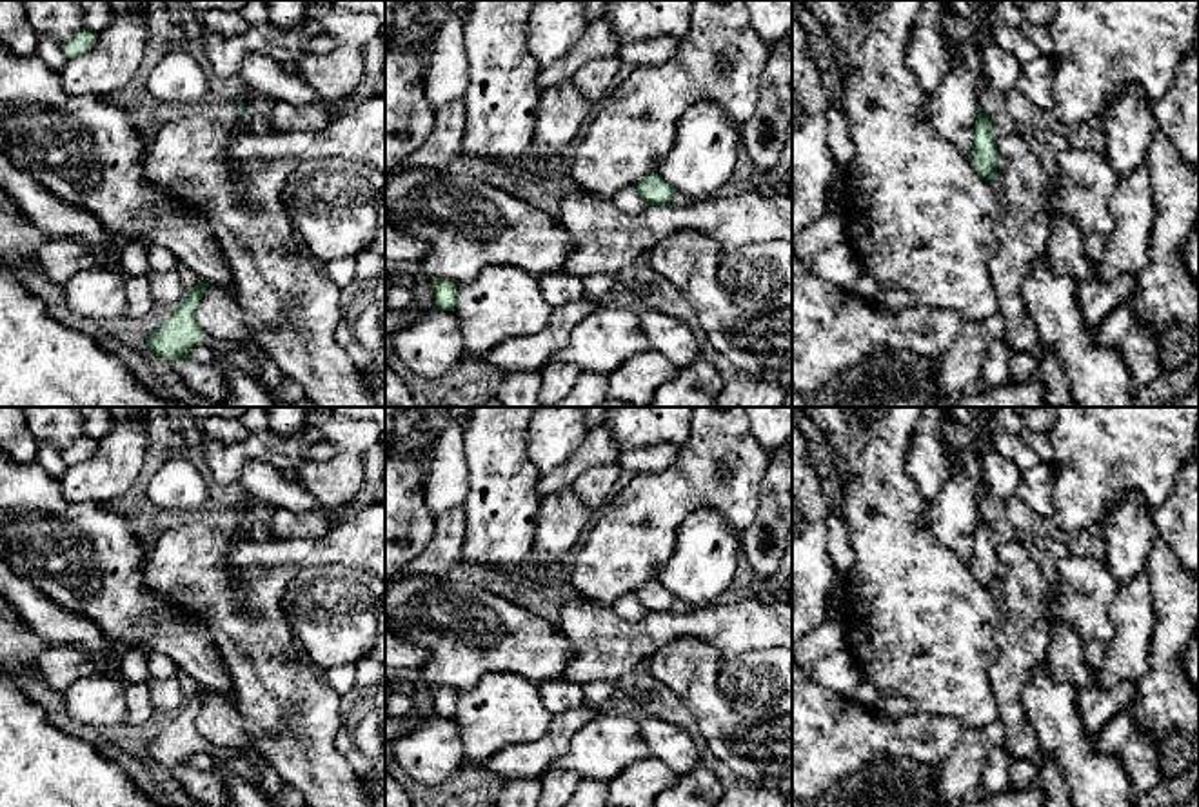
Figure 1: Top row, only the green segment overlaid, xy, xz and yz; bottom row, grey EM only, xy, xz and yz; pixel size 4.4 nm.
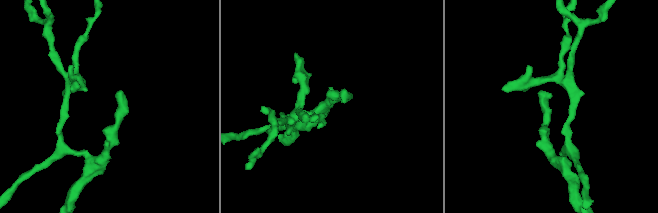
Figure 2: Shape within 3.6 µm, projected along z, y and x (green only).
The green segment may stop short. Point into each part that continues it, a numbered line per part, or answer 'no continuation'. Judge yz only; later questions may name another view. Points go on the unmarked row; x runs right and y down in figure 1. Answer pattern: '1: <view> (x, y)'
no continuation

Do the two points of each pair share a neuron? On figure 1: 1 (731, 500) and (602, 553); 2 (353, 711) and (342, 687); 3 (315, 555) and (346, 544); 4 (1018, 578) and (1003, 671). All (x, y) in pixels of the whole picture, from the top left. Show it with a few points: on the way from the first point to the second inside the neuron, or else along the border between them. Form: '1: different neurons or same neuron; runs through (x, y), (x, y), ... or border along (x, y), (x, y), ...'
1: same neuron; runs through (698, 497), (669, 497), (658, 502), (634, 526)
2: different neurons; border along (355, 664), (355, 684), (342, 697)
3: same neuron; runs through (322, 551), (338, 546)
4: same neuron; runs through (1018, 602), (1018, 647)

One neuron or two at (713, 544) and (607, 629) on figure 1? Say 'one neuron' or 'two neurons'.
two neurons

